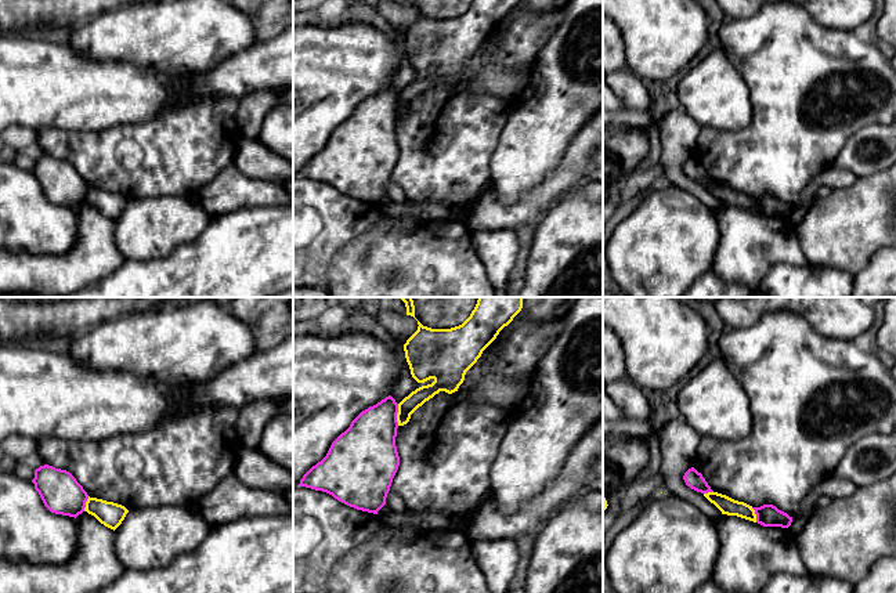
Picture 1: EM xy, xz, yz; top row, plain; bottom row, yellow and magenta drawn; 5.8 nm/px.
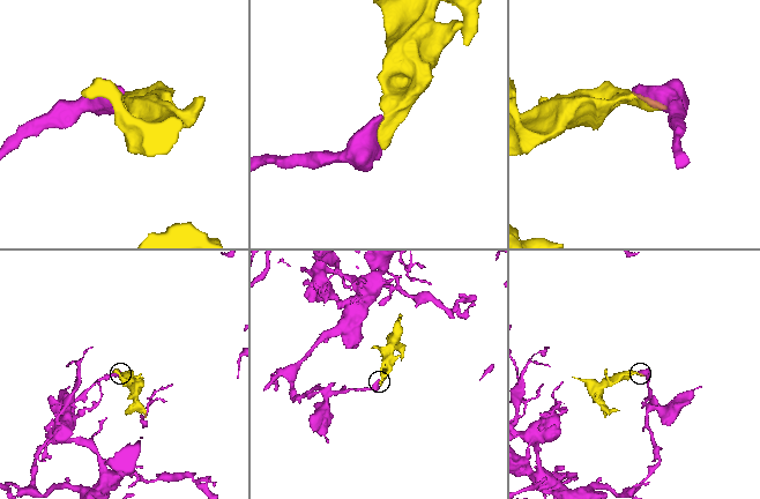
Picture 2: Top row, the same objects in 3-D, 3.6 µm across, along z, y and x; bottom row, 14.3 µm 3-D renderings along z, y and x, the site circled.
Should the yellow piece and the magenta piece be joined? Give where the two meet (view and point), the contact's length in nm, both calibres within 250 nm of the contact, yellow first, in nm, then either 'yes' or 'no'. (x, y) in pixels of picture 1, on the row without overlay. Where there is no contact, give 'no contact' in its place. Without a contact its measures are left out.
xz (397, 105) | 130 nm | 100/320 nm | no

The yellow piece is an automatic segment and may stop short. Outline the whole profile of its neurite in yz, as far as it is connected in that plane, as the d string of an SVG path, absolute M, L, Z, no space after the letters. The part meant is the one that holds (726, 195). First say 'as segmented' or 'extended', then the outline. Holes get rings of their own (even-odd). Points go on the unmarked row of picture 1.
as segmented; M708 182L708 184L704 184L704 187L711 194L713 194L722 202L722 205L737 206L737 207L756 213L756 205L752 196L744 192L734 191L718 182Z

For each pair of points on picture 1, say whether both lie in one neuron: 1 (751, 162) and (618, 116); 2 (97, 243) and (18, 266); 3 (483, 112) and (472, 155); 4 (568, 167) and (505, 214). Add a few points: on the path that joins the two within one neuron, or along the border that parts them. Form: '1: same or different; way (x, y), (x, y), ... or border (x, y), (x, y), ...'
1: different; border (701, 127), (697, 136), (697, 147), (692, 156)
2: same; way (78, 263), (73, 267), (38, 267)
3: same; way (472, 123), (472, 144)
4: same; way (555, 184), (537, 202), (521, 212)

